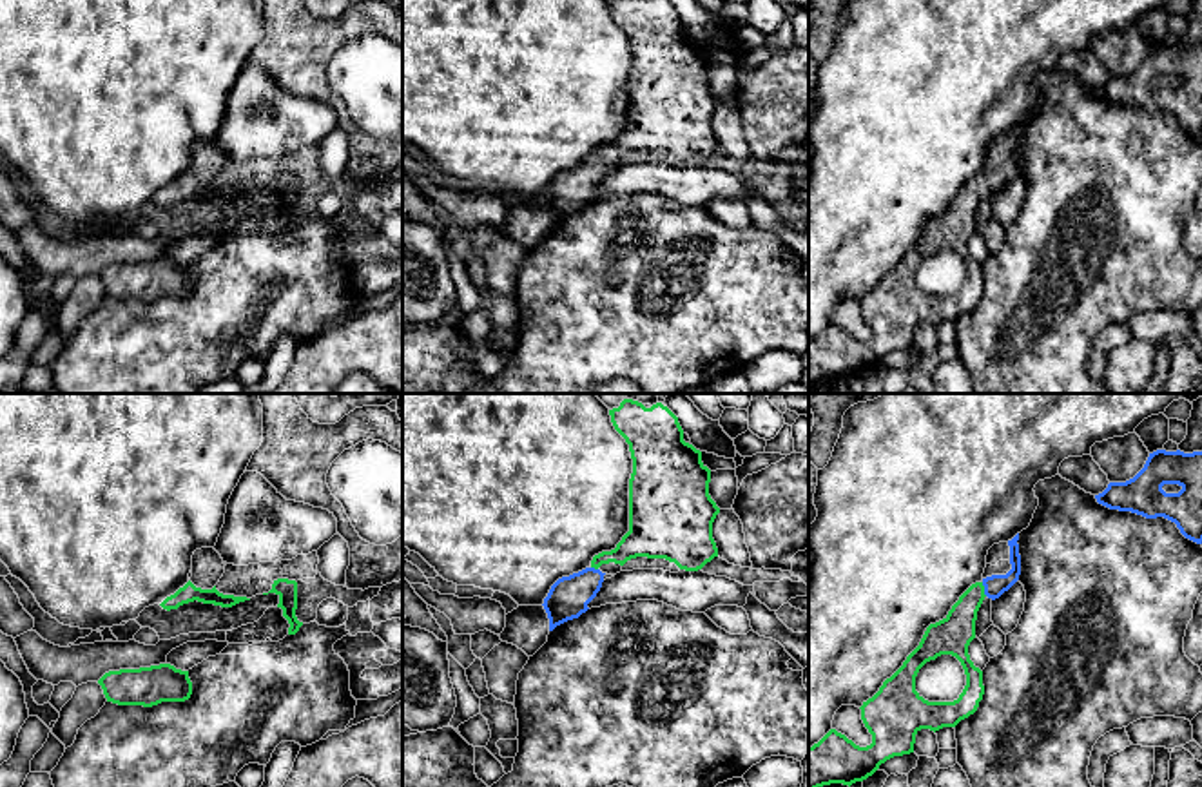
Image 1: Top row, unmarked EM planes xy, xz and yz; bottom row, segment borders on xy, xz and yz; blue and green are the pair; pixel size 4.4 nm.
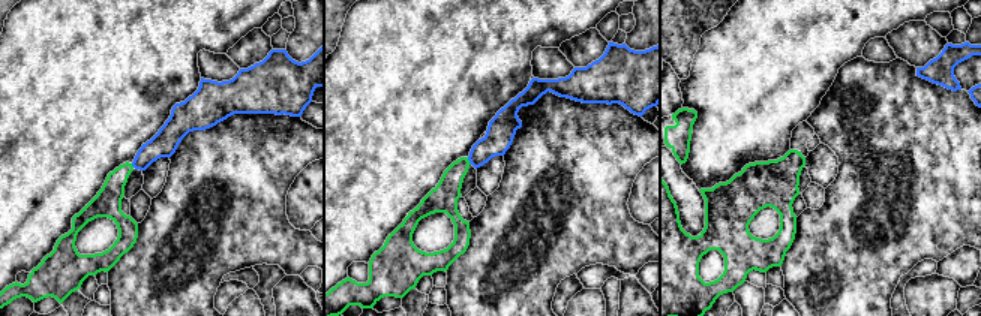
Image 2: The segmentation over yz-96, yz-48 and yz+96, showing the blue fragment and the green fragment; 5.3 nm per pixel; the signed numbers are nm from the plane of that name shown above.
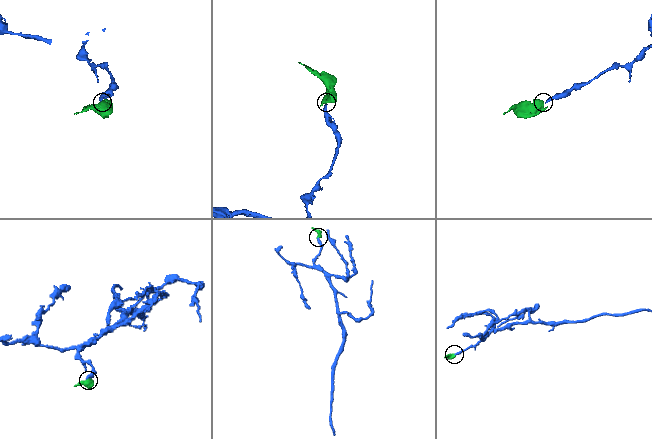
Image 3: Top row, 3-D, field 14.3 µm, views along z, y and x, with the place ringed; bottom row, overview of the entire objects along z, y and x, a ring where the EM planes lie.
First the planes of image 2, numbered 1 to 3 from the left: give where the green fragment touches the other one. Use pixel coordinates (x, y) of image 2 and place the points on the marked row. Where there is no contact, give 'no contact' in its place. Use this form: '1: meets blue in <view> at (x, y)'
1: meets blue in yz-96 at (132, 165)
2: meets blue in yz-48 at (468, 159)
3: no contact

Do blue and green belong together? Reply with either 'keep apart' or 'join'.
join

